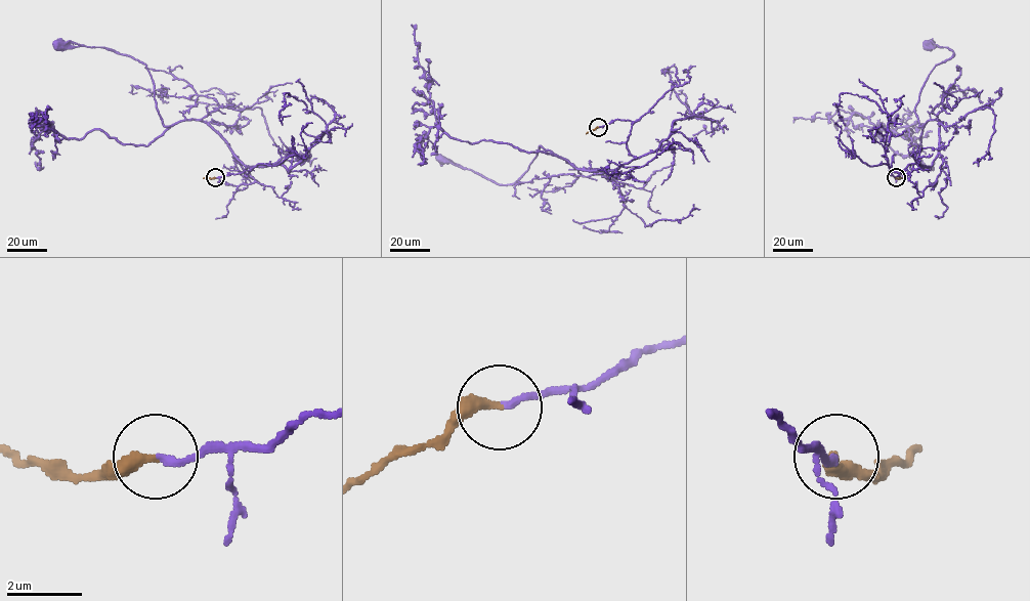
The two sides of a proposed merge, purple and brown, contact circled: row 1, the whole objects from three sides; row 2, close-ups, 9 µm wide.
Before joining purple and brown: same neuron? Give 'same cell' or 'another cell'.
same cell

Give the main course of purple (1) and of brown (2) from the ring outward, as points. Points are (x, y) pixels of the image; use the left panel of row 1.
1: (215, 177), (250, 170), (247, 176), (252, 168), (206, 123), (164, 125), (144, 65), (56, 44)
2: (215, 177), (203, 178)

